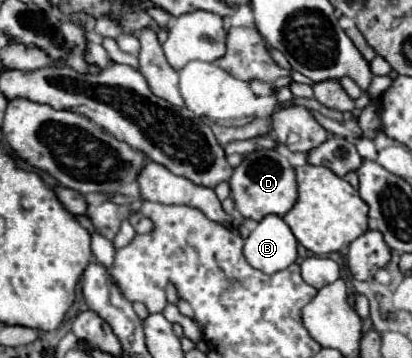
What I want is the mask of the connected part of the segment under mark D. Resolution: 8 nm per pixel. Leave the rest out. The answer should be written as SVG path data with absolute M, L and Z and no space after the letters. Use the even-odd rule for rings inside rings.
M275 149L253 151L245 155L241 165L233 171L229 185L231 185L231 195L233 195L237 211L243 217L255 219L255 221L261 221L269 213L283 217L295 205L295 199L297 199L295 169L287 161L287 157L283 157Z

